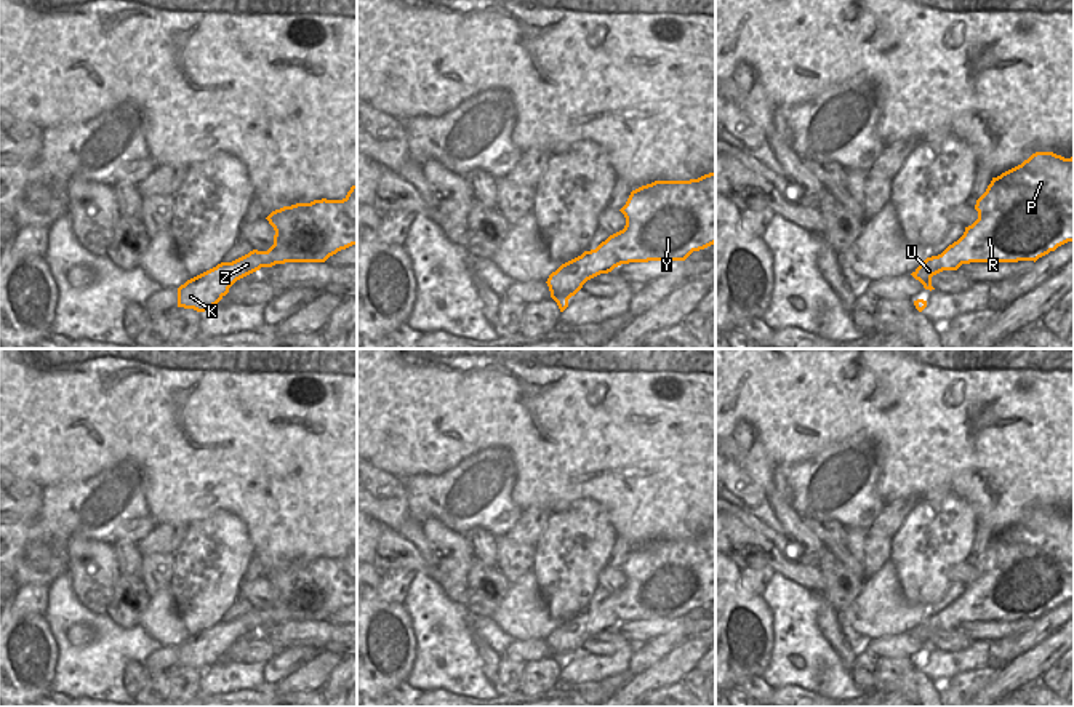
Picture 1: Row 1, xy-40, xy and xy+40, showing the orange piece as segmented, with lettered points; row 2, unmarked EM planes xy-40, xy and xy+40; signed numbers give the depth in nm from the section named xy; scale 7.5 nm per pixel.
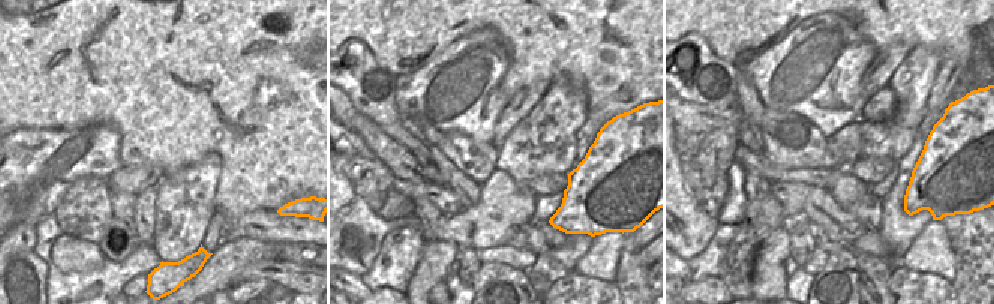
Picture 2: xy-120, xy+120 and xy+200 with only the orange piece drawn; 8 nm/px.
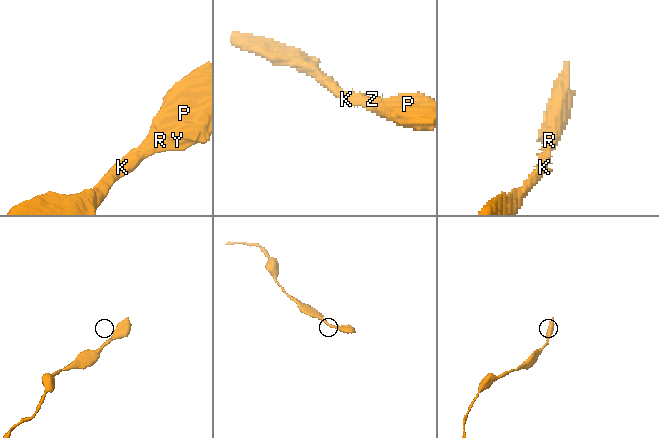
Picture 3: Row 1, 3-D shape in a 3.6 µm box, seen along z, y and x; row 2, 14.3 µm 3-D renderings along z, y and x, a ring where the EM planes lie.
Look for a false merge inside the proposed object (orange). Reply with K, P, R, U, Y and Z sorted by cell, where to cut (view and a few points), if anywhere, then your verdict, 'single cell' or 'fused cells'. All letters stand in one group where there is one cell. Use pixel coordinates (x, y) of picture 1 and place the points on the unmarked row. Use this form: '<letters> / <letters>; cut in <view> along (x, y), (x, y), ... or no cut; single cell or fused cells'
K P R U Y Z; no cut; single cell

